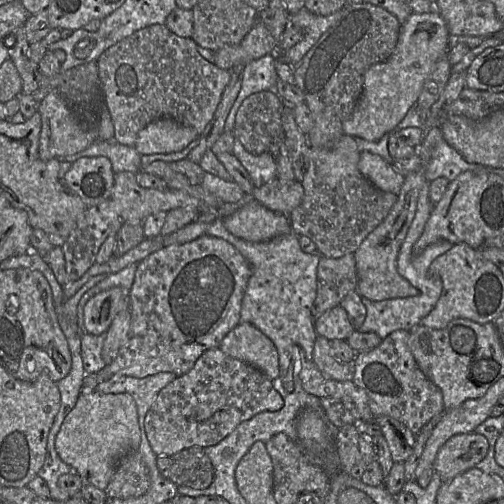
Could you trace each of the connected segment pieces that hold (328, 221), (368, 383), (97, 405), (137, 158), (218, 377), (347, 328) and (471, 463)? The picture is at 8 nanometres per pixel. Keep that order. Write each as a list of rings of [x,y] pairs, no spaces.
[[[343,134],[331,148],[314,148],[309,146],[308,167],[301,181],[304,196],[301,204],[290,214],[292,231],[309,237],[317,247],[317,252],[327,258],[340,258],[353,253],[363,240],[386,218],[397,201],[397,195],[375,187],[358,169],[360,152],[355,138]]]
[[[396,330],[372,350],[358,352],[352,363],[351,381],[363,389],[374,417],[389,416],[404,424],[414,435],[436,415],[445,411],[440,389],[419,369],[409,348],[410,332]]]
[[[96,390],[80,393],[73,409],[65,417],[55,439],[55,448],[59,457],[68,465],[81,479],[99,489],[106,489],[114,473],[118,461],[131,451],[137,451],[141,439],[138,411],[133,397],[128,393],[100,393]]]
[[[96,141],[85,150],[67,156],[62,161],[70,163],[82,157],[98,157],[103,156],[110,160],[114,173],[132,172],[133,174],[141,171],[141,155],[133,146],[125,146],[113,141]]]
[[[219,347],[206,350],[185,374],[177,376],[156,396],[144,422],[145,433],[157,456],[169,456],[193,447],[211,447],[227,437],[240,423],[263,411],[278,411],[283,399],[262,371],[223,353]]]
[[[340,306],[325,311],[314,319],[314,327],[318,336],[329,341],[346,340],[355,330],[347,312]]]
[[[475,432],[451,436],[438,450],[433,471],[443,482],[473,468],[487,454],[488,442]]]

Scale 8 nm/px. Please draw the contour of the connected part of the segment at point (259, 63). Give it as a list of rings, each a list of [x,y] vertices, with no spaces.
[[[277,51],[252,60],[244,66],[241,88],[227,115],[224,131],[233,132],[236,113],[248,96],[261,91],[276,91],[278,75],[275,70],[274,57],[277,57]]]

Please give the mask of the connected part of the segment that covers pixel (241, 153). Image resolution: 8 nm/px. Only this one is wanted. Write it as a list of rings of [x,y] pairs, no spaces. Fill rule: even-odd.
[[[235,137],[232,154],[246,169],[254,186],[261,186],[277,177],[276,164],[270,152],[251,154]]]

